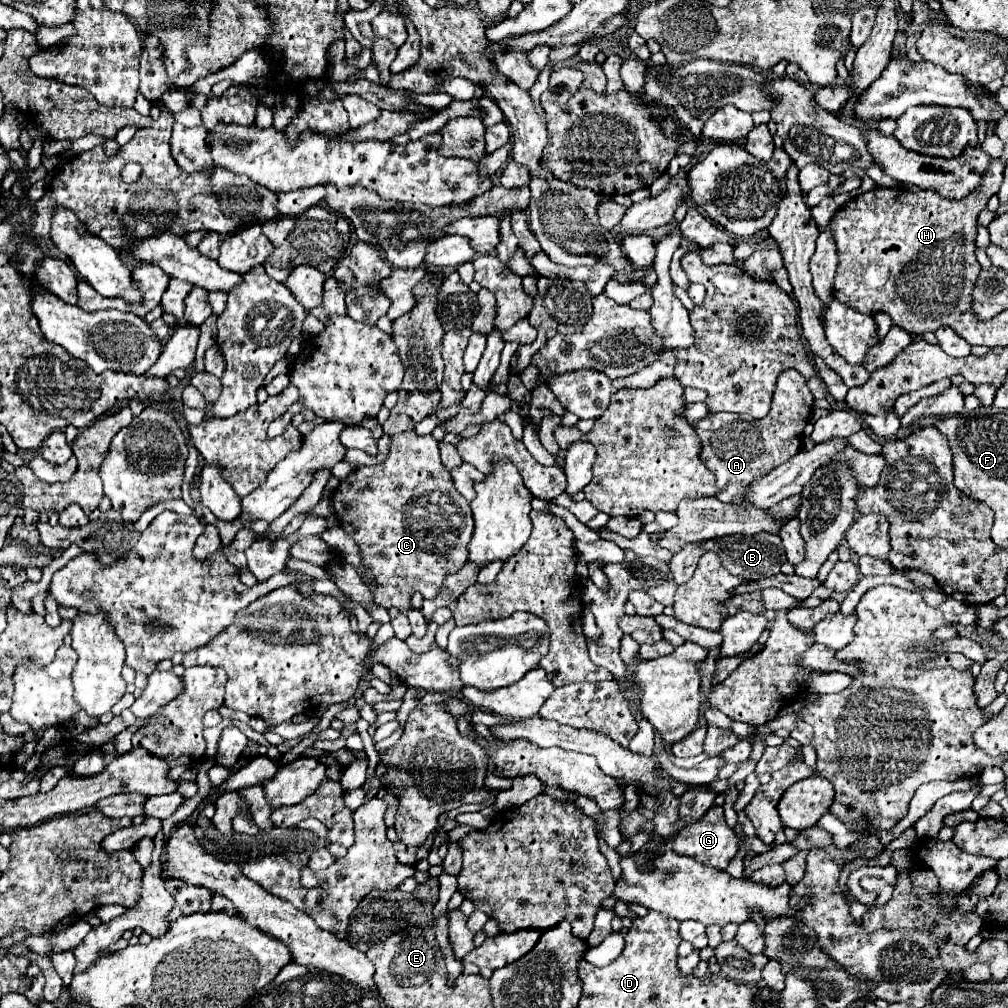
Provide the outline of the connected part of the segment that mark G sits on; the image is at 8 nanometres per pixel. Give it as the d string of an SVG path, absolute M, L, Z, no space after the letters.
M711 806L701 820L681 828L671 840L671 848L679 856L689 856L711 868L725 870L737 854L737 842L735 832L725 824L723 808Z

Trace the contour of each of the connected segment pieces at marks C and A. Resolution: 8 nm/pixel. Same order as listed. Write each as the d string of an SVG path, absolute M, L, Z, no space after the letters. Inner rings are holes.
M413 430L393 436L385 462L353 470L333 490L331 504L341 528L361 550L361 562L369 570L369 576L365 576L363 582L367 586L375 582L371 594L373 602L381 608L399 608L401 612L407 612L413 592L421 592L427 600L435 598L445 576L457 572L469 560L467 544L473 536L469 502L455 490L451 474L441 462L439 446L433 436L419 436Z
M785 370L775 384L773 404L763 420L747 420L743 414L709 414L693 424L701 438L701 460L717 478L717 498L727 504L741 504L749 484L761 476L767 476L773 468L793 458L803 444L803 428L813 408L813 396L807 388L807 380L797 370Z

